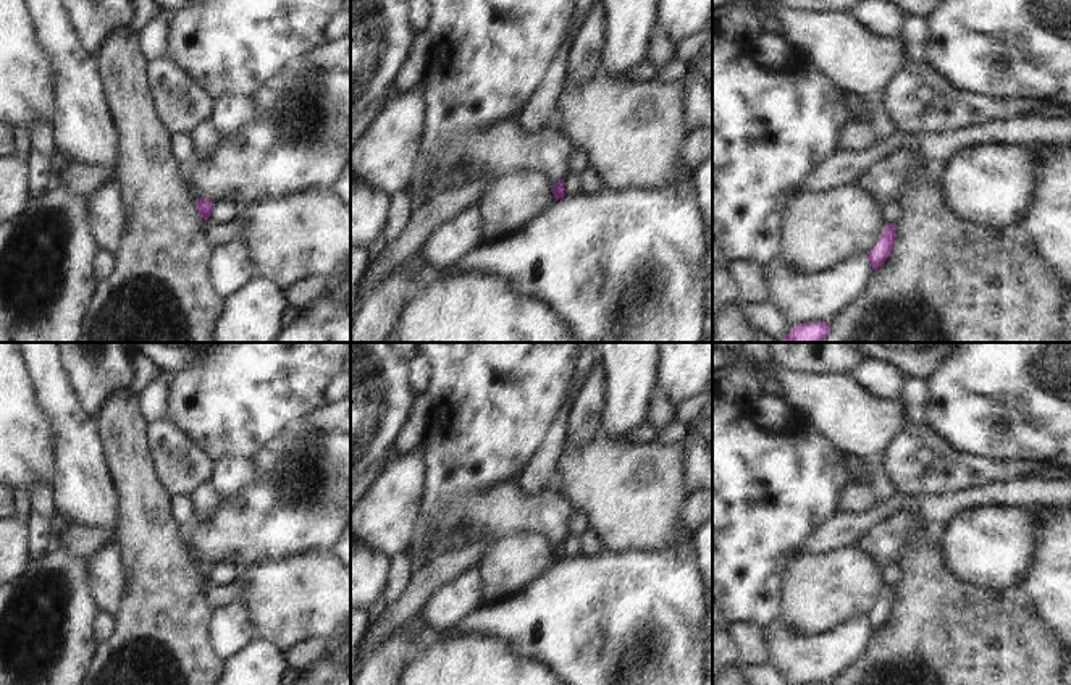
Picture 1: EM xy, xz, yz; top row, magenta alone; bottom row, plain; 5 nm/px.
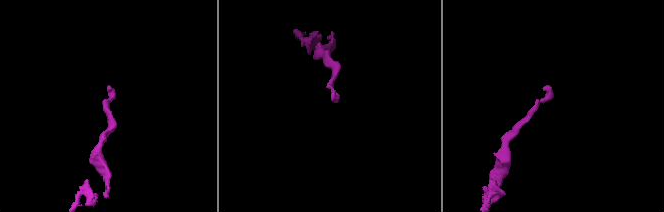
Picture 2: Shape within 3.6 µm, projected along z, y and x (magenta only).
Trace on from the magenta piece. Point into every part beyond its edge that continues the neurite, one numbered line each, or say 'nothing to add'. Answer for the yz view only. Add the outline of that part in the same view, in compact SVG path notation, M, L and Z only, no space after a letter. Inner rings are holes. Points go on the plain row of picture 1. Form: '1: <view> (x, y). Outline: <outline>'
nothing to add

